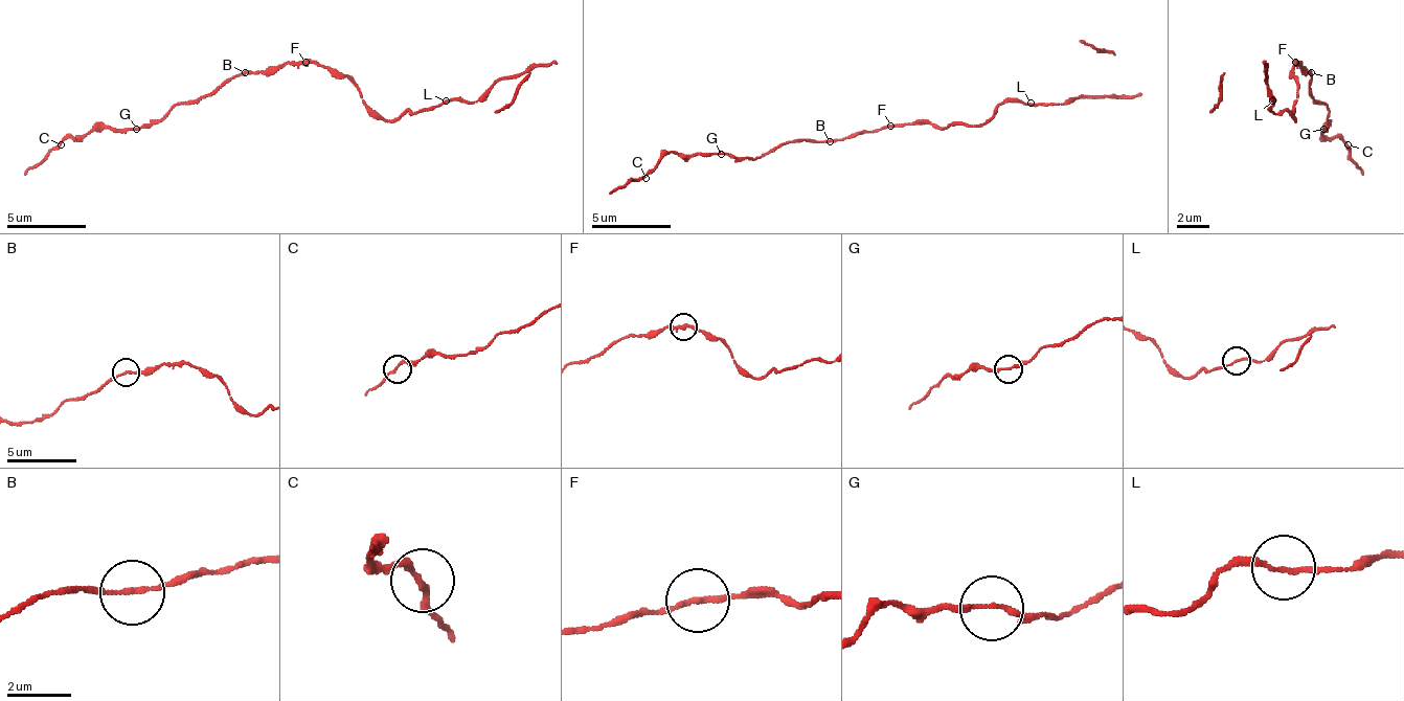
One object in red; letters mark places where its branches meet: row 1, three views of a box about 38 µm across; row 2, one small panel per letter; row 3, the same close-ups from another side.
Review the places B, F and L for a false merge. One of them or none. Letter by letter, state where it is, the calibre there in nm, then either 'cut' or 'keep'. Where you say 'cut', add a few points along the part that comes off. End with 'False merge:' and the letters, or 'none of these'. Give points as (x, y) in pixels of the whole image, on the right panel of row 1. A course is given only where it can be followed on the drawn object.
B: place (1311, 72); calibre 140 nm; cut; course (1312, 73), (1312, 97), (1328, 109), (1323, 136), (1340, 140), (1363, 176)
F: place (1295, 62); calibre 200 nm; keep
L: place (1272, 100); calibre 150 nm; keep
False merge: B

